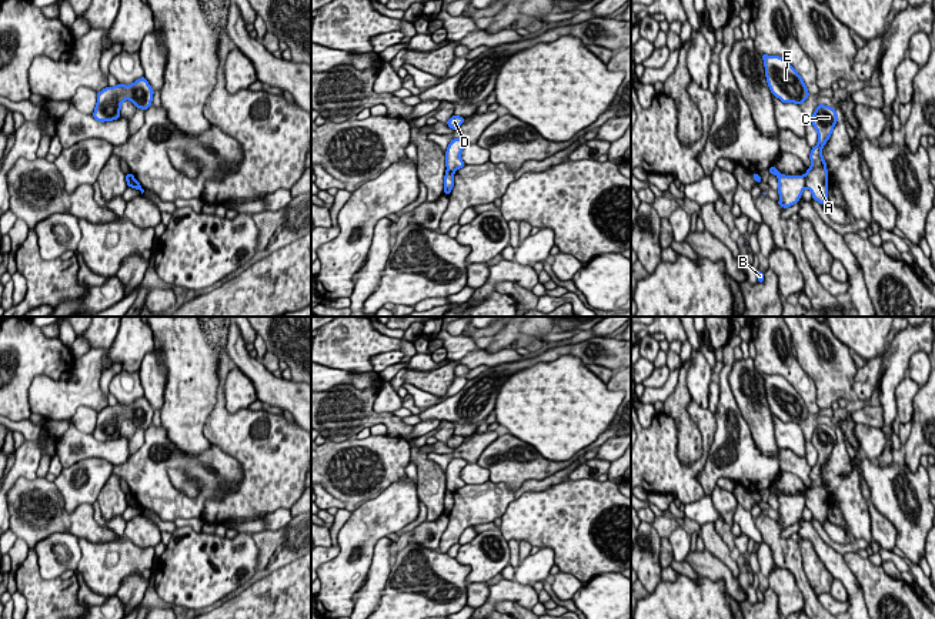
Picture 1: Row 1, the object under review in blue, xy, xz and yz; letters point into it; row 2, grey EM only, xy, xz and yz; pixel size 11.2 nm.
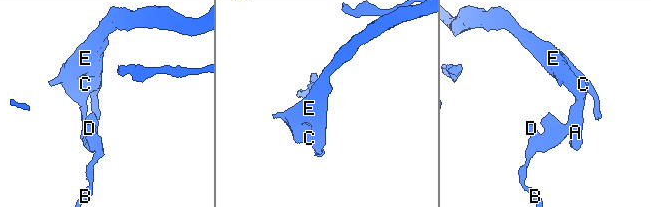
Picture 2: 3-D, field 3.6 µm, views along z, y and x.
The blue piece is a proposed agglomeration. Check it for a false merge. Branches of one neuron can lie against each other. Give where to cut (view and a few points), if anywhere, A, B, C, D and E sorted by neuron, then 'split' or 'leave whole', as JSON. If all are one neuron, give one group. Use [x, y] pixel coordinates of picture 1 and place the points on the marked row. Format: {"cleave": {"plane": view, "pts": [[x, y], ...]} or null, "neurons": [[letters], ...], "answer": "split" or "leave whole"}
{"cleave": {"plane": "yz", "pts": [[804, 176], [805, 186]]}, "neurons": [["A", "C", "E"], ["B", "D"]], "answer": "split"}

